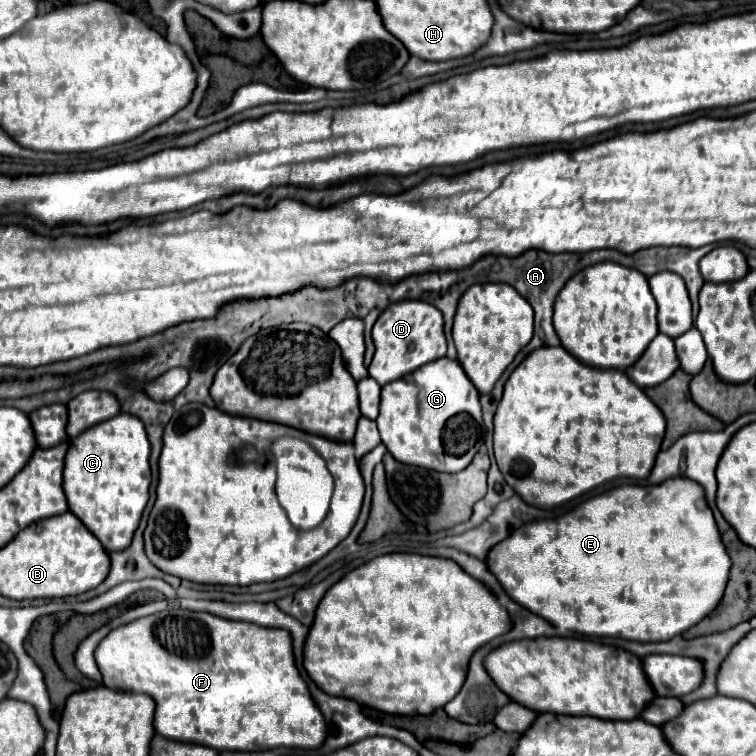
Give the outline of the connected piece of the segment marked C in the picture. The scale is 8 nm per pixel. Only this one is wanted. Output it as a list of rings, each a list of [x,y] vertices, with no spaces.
[[[126,412],[88,428],[70,440],[64,466],[64,492],[70,510],[102,542],[106,552],[130,546],[148,502],[150,440],[138,416]]]

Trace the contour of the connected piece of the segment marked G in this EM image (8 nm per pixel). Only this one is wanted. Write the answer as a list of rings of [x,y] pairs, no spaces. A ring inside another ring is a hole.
[[[438,358],[424,364],[422,368],[386,384],[380,397],[376,424],[384,446],[398,462],[438,472],[460,472],[472,462],[474,456],[462,454],[468,454],[482,438],[480,392],[474,388],[458,360]],[[450,418],[456,418],[456,442],[452,434],[444,436]]]

